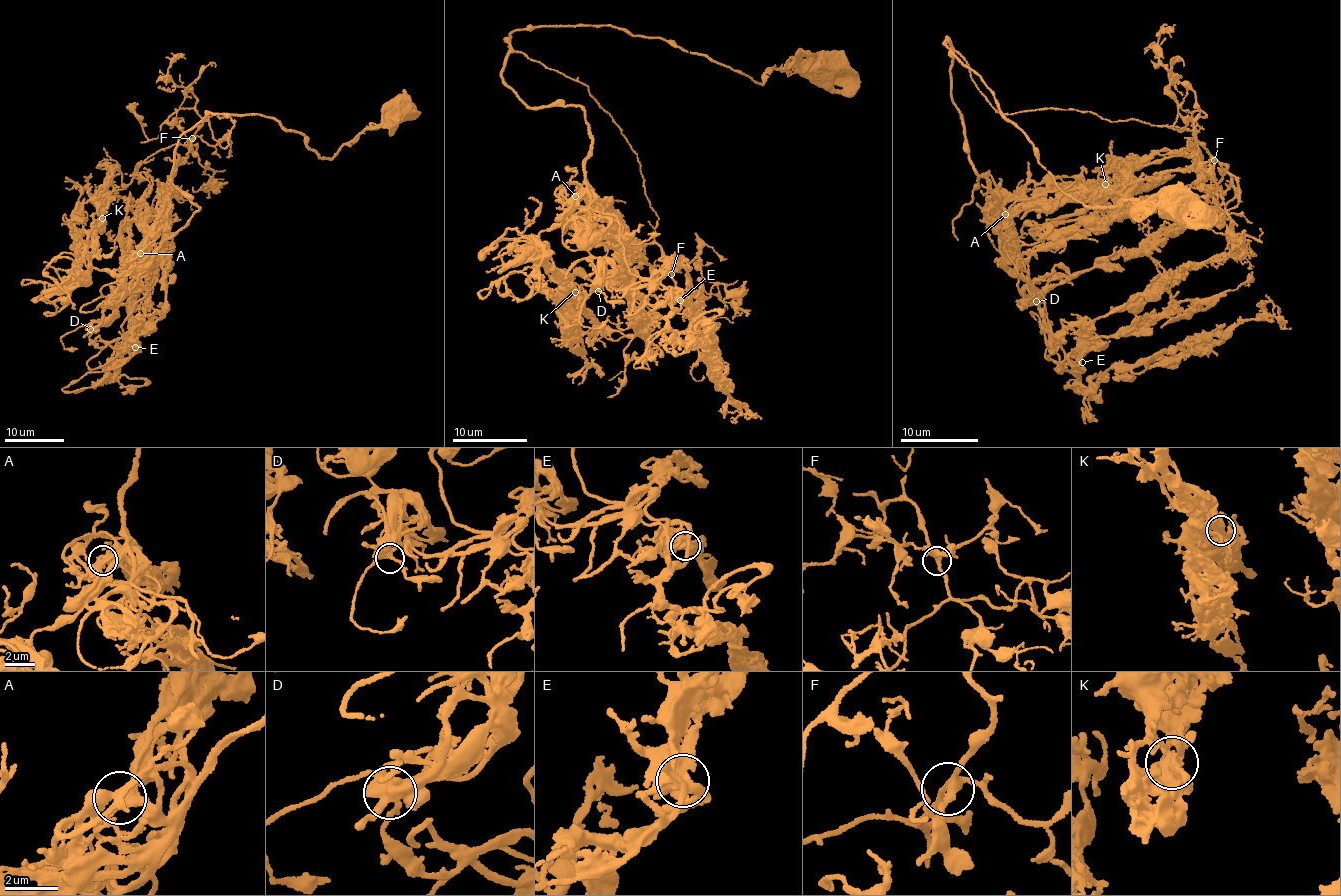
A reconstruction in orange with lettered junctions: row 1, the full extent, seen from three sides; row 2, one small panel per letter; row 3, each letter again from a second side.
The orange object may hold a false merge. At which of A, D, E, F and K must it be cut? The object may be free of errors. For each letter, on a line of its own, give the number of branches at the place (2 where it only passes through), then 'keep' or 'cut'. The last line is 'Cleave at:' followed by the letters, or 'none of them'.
A: 4 | keep
D: 5 | keep
E: 5 | keep
F: 4 | keep
K: 4 | keep
Cleave at: none of them

